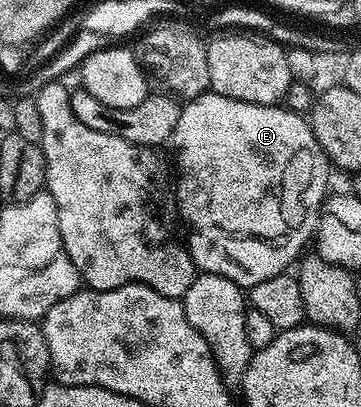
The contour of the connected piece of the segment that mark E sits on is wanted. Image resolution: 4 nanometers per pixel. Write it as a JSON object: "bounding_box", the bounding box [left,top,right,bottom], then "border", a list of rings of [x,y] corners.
{"bounding_box":[170,92,333,291],"border":[[[206,92],[192,101],[186,102],[179,110],[177,127],[173,131],[170,144],[175,145],[175,157],[179,160],[177,165],[177,204],[182,224],[191,228],[191,234],[186,234],[185,244],[191,250],[191,257],[195,260],[196,270],[213,275],[221,275],[233,283],[237,283],[244,290],[250,291],[255,285],[273,279],[274,276],[286,274],[300,260],[301,254],[307,248],[307,240],[316,236],[319,228],[319,214],[323,211],[323,203],[329,196],[327,184],[331,181],[333,166],[331,160],[325,155],[321,143],[311,130],[311,122],[306,116],[294,113],[291,109],[283,109],[279,105],[258,105],[245,103],[237,99],[229,99],[220,93]]]}

